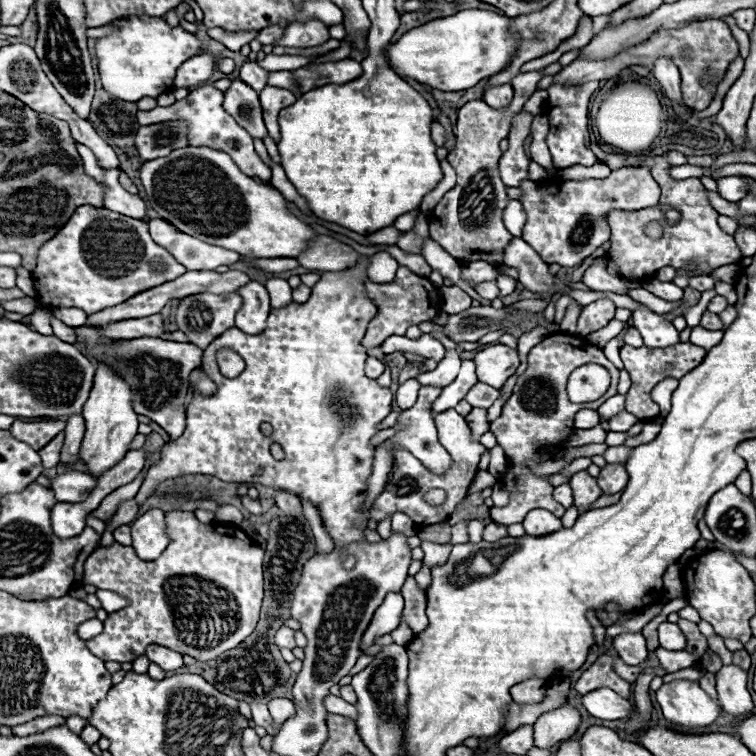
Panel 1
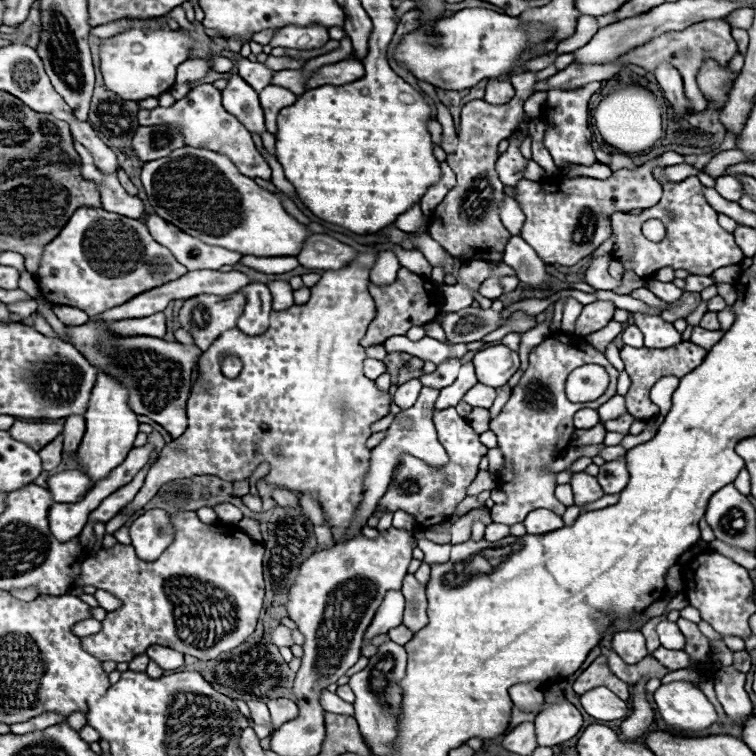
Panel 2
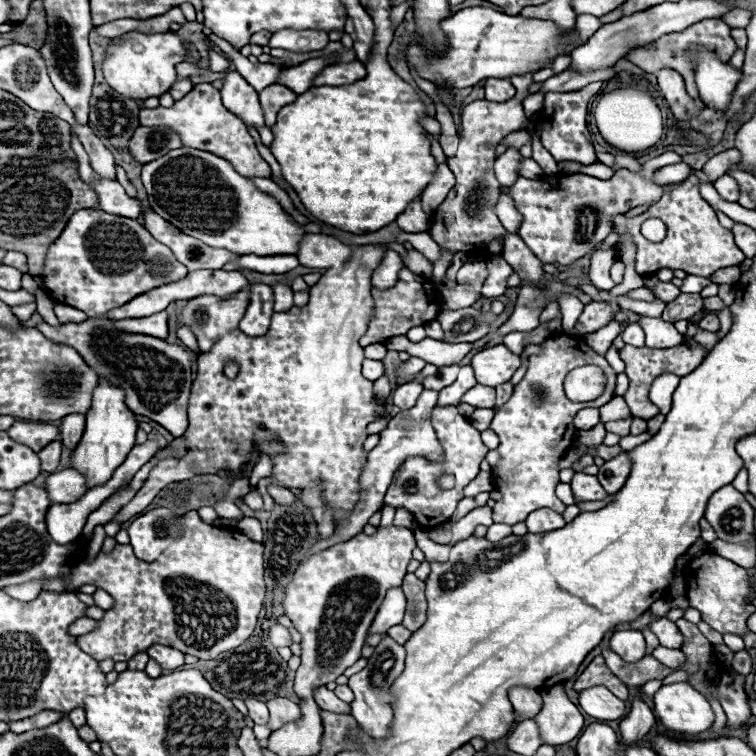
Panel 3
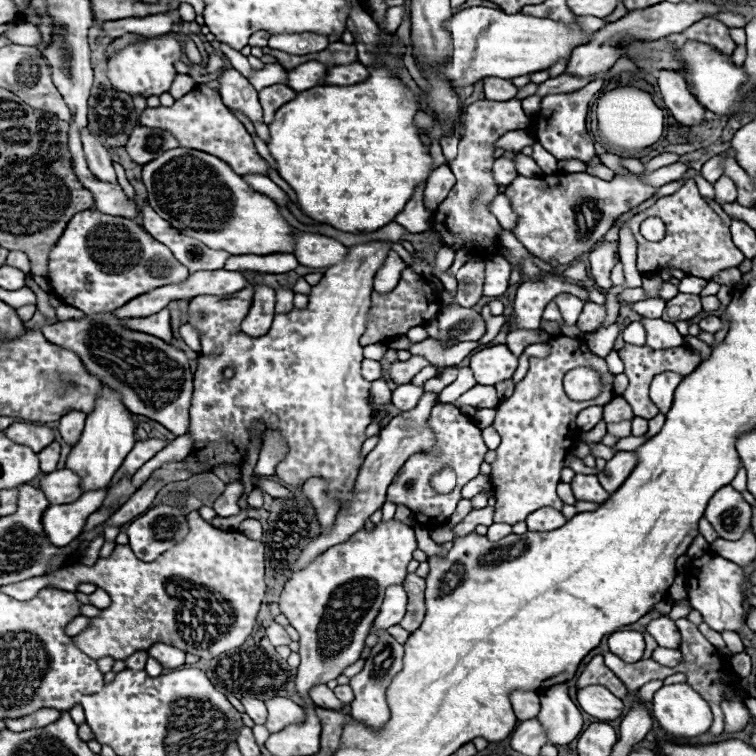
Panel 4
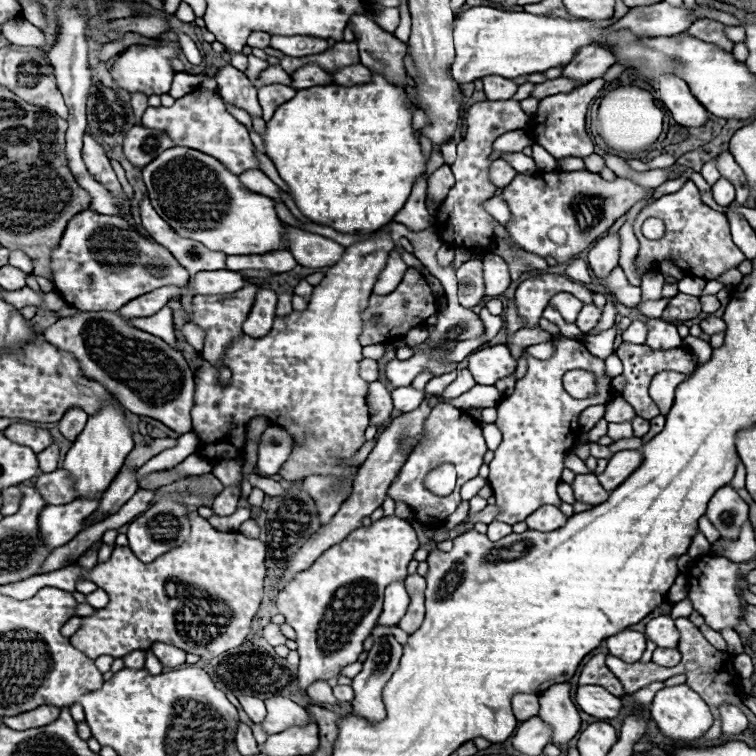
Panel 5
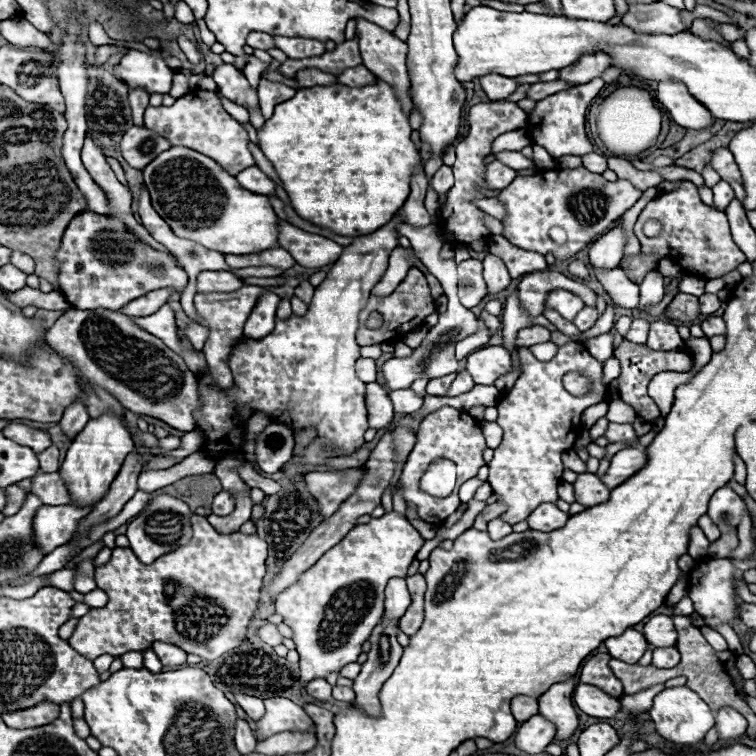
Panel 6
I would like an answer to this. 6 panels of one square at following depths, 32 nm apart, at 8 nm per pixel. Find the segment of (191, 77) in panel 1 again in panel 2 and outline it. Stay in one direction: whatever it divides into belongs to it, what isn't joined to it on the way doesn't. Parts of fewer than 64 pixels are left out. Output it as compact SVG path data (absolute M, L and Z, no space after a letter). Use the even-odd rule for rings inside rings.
M190 58L178 66L178 78L176 82L190 82L194 84L196 80L204 78L210 72L210 58Z

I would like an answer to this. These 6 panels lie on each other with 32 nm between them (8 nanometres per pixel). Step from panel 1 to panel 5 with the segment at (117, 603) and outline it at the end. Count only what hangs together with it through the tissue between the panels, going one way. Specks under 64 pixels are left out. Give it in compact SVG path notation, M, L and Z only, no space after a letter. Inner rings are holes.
M94 590L90 594L86 594L86 604L94 606L94 608L104 608L108 604L108 594L104 594L104 590Z

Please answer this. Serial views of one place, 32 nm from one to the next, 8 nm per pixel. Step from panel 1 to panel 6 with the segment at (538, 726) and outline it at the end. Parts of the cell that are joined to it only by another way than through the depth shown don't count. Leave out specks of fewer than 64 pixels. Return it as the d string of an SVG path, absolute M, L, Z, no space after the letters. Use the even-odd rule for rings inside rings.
M576 676L552 684L540 698L540 714L556 724L556 740L568 740L578 728L578 716L572 706L572 692L576 688Z

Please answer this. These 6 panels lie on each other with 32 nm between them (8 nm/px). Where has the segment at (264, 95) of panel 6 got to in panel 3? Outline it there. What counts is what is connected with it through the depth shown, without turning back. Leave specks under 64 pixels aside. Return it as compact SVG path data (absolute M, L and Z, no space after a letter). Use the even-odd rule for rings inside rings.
M272 84L272 86L268 86L260 92L260 104L264 108L264 120L266 120L268 128L274 126L278 110L282 106L290 104L292 100L296 100L296 94L290 88L282 86L282 84Z

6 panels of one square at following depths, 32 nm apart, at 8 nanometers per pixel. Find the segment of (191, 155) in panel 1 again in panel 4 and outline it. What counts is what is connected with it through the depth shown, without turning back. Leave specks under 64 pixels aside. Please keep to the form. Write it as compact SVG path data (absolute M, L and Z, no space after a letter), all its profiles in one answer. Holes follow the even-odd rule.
M194 148L166 150L142 168L142 180L148 188L150 206L180 234L196 238L212 250L226 250L234 256L294 252L292 232L296 228L280 216L276 202L252 190L212 154Z

